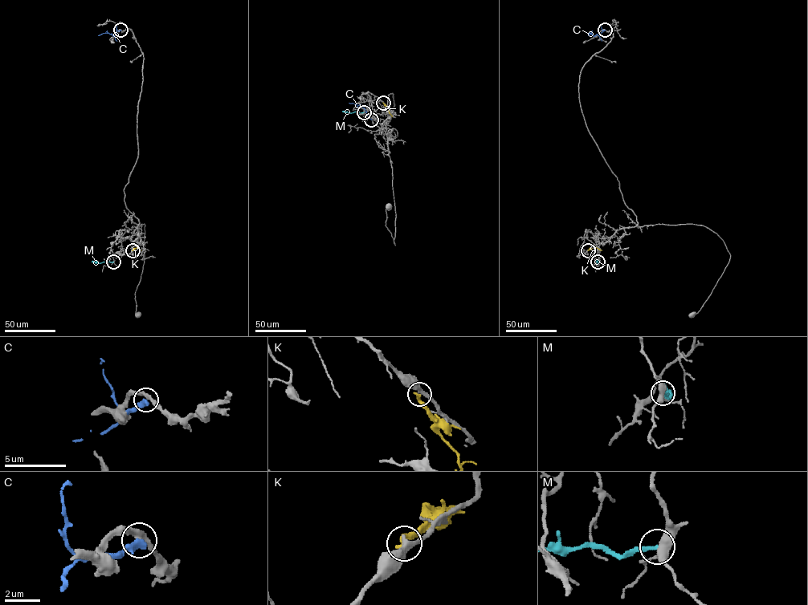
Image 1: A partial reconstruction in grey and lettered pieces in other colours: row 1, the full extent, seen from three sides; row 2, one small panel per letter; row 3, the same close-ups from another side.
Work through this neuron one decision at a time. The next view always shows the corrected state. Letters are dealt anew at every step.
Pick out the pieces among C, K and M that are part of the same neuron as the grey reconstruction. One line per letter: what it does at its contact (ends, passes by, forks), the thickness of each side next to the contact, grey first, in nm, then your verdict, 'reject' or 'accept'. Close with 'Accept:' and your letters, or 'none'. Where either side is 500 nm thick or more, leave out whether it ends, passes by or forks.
C: it ends | 320/480 nm | reject
K: it ends | 340/320 nm | reject
M: it ends | 400/190 nm | reject
Accept: none

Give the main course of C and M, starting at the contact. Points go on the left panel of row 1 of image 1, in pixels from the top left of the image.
C: (120, 30), (114, 36), (108, 33), (98, 35)
M: (113, 261), (91, 261)

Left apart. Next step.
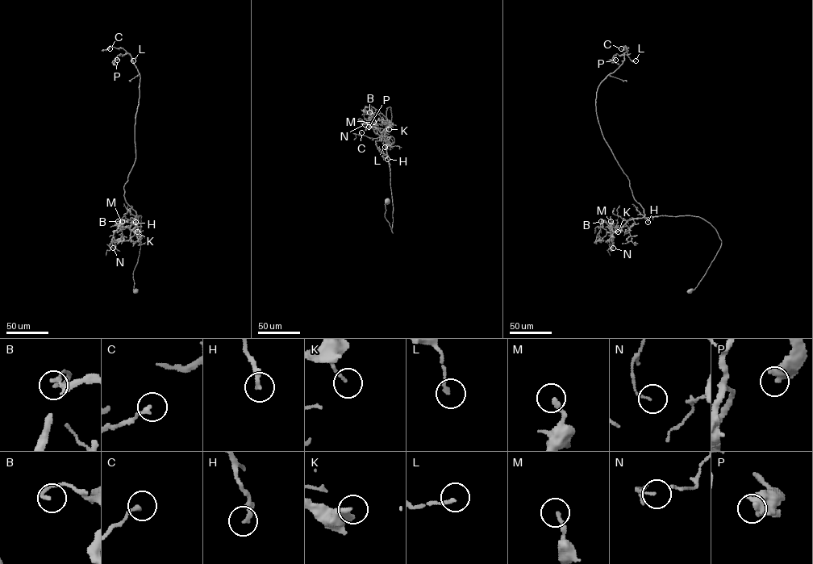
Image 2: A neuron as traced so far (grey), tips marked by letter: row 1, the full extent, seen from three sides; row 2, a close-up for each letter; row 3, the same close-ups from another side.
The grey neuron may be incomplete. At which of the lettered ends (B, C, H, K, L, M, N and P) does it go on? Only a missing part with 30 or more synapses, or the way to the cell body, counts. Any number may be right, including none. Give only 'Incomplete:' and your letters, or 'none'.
Incomplete: none

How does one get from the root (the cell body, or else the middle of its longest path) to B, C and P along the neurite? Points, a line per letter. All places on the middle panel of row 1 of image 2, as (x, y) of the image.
B: (387, 201), (385, 203), (385, 217), (392, 233), (393, 207), (386, 144), (369, 112)
C: (387, 201), (385, 217), (392, 233), (388, 156), (375, 142), (386, 127), (391, 107), (384, 135), (361, 132)
P: (387, 201), (385, 217), (392, 233), (388, 156), (375, 142), (386, 127), (391, 107), (384, 135), (368, 127)

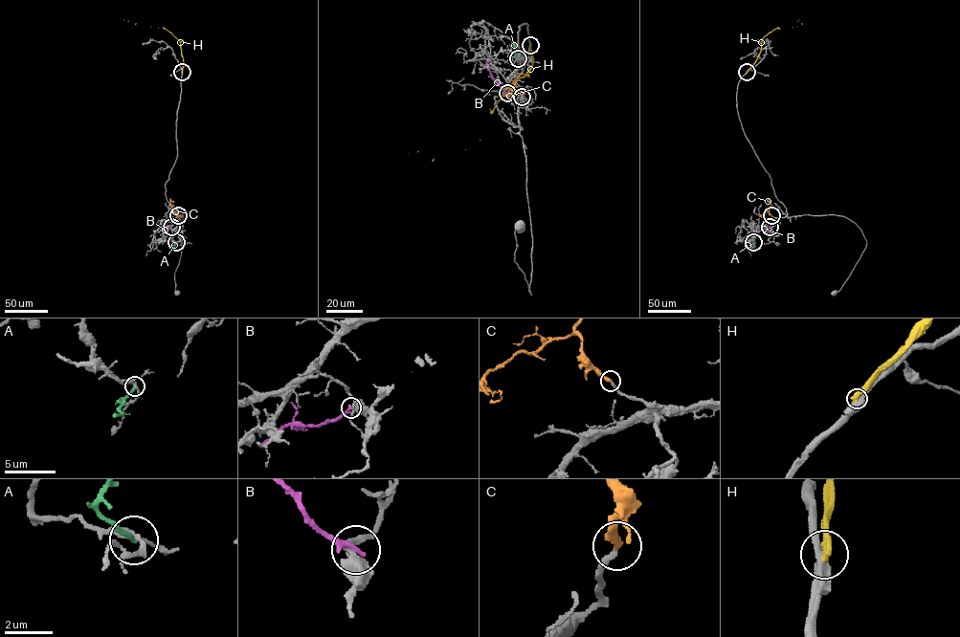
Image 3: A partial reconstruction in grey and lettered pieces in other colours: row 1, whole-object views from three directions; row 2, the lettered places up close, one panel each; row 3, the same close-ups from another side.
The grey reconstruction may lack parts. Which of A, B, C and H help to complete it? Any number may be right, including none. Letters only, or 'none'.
C

